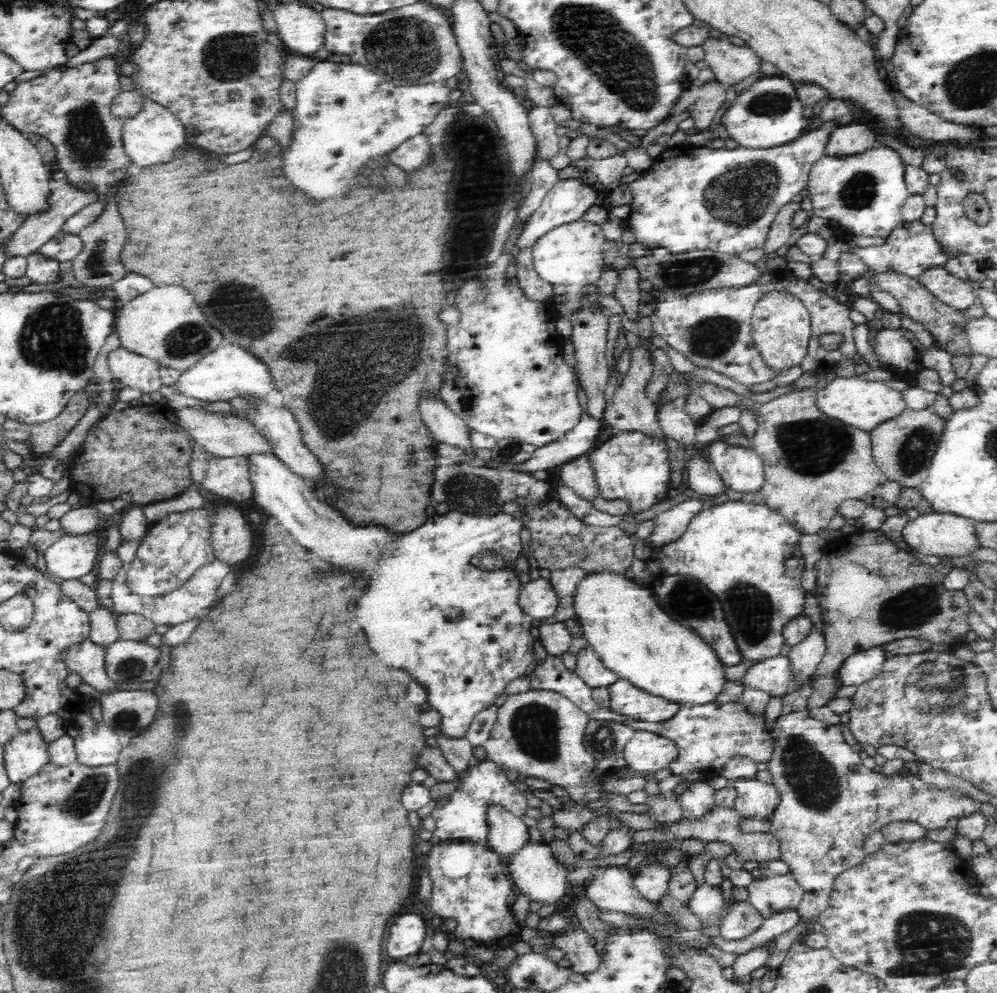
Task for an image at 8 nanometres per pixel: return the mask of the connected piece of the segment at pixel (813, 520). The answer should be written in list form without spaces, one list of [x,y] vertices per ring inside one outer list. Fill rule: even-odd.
[[[677,371],[671,374],[666,386],[672,381],[686,383],[688,394],[702,397],[712,408],[741,404],[745,410],[753,411],[758,426],[751,437],[751,448],[763,460],[763,504],[782,513],[801,534],[819,534],[829,529],[840,502],[848,498],[883,509],[896,504],[902,485],[888,480],[877,467],[869,432],[826,416],[818,408],[815,388],[794,389],[771,401],[757,403],[731,389],[692,375],[681,376]]]

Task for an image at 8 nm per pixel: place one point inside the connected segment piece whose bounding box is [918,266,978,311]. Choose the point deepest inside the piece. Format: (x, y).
(947, 288)

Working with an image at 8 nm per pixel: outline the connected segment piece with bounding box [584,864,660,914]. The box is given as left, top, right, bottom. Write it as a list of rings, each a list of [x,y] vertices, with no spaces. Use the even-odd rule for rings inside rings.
[[[608,864],[606,868],[602,868],[600,874],[596,874],[594,878],[586,882],[584,893],[598,908],[606,911],[624,912],[634,914],[652,914],[654,908],[658,908],[659,903],[653,903],[642,898],[638,889],[633,883],[633,874],[628,872],[625,865]]]

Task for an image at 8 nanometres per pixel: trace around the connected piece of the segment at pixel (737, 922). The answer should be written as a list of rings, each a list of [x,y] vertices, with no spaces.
[[[747,901],[730,904],[722,918],[721,937],[726,940],[742,940],[761,927],[763,916]]]

